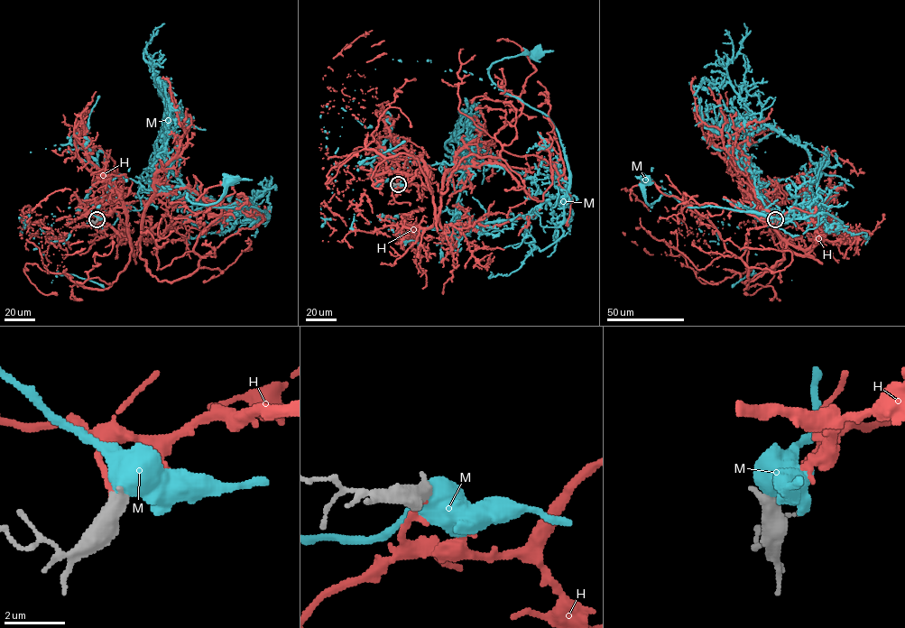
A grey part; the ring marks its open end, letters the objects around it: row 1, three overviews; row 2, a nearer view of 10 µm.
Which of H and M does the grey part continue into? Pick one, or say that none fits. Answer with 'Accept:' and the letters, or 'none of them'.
Accept: H

